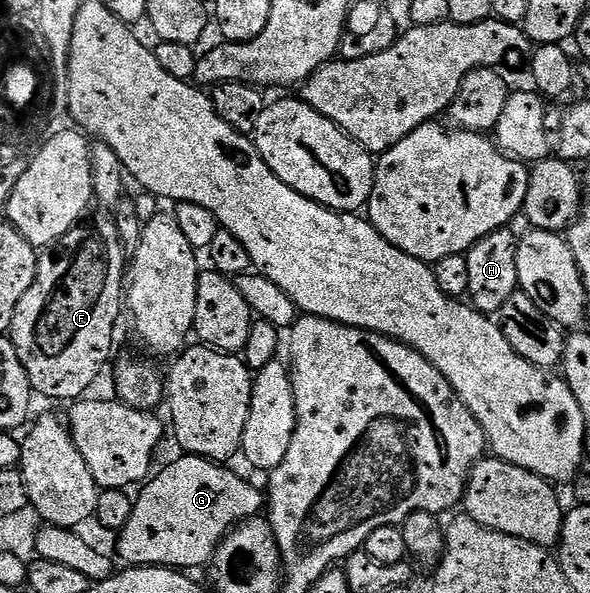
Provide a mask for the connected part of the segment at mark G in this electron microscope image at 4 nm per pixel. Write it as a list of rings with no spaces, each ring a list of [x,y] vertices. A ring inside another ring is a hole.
[[[182,454],[181,459],[169,463],[161,472],[158,470],[140,488],[133,499],[131,517],[127,525],[116,536],[117,555],[126,568],[130,567],[171,567],[190,569],[189,567],[208,568],[217,547],[229,536],[229,532],[248,519],[256,519],[262,514],[267,499],[253,483],[248,483],[241,475],[236,475],[229,465],[204,459],[198,455]]]

